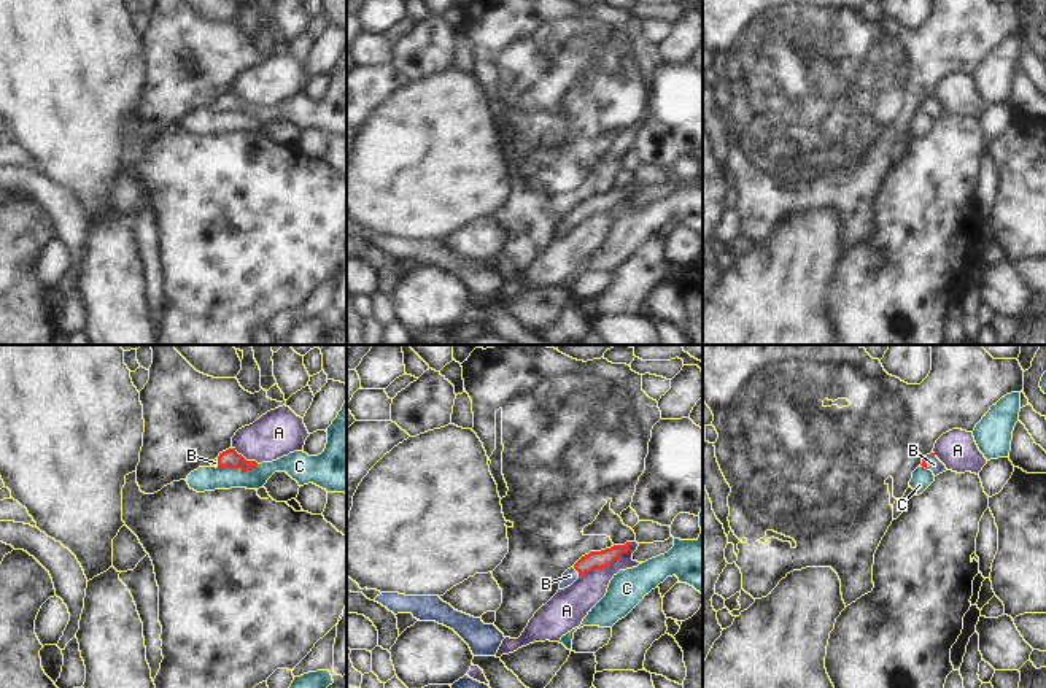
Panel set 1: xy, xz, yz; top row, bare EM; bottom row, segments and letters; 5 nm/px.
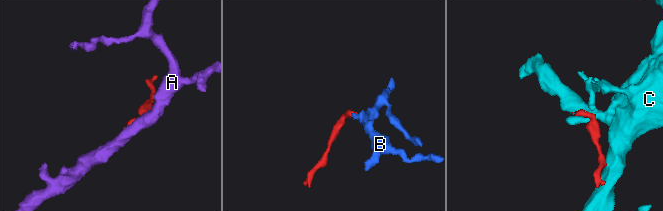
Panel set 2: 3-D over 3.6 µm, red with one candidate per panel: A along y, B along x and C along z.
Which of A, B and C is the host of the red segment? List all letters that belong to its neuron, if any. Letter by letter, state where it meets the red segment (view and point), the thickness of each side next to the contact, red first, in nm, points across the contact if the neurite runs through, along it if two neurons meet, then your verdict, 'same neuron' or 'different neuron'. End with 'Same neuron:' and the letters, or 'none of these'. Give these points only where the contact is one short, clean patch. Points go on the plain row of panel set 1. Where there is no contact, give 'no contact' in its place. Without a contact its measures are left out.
A: xz (608, 210) | 100/170 nm | along xz (631, 186), (630, 193), (608, 210), (592, 213), (579, 221) | different neuron
B: xz (577, 215) | 100/70 nm | across xz (595, 204), (577, 215), (569, 220) | same neuron
C: xy (236, 112) | 100/130 nm | along xy (258, 108), (250, 113), (215, 112) | different neuron
Same neuron: B

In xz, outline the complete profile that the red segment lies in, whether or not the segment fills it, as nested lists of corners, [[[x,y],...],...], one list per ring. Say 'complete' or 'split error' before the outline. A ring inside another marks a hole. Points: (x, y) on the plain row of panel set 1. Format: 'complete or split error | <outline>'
split error | [[[631,186],[625,189],[614,189],[601,195],[590,195],[582,200],[571,213],[563,218],[560,234],[571,230],[580,219],[585,219],[591,215],[599,215],[602,211],[610,211],[623,197],[630,195]]]

